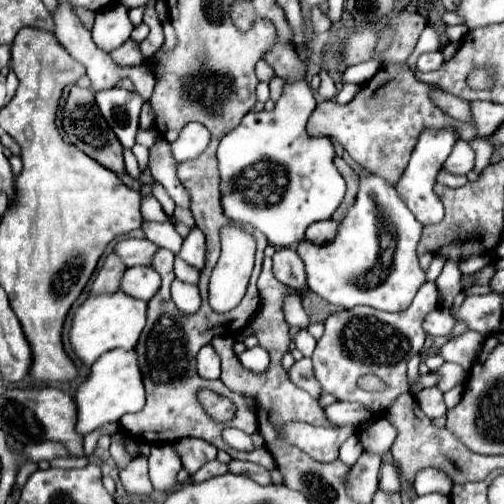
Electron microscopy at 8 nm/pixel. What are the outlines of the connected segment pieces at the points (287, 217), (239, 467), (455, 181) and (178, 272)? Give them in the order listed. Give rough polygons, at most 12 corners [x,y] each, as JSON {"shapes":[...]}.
{"shapes":[[[285,82],[217,148],[227,218],[277,248],[345,194],[315,98]],[[229,462],[229,472],[251,476],[259,484],[271,484],[271,474],[253,462]],[[441,170],[437,182],[455,188],[467,182],[467,176],[453,176]],[[175,256],[175,276],[197,284],[199,270]]]}

